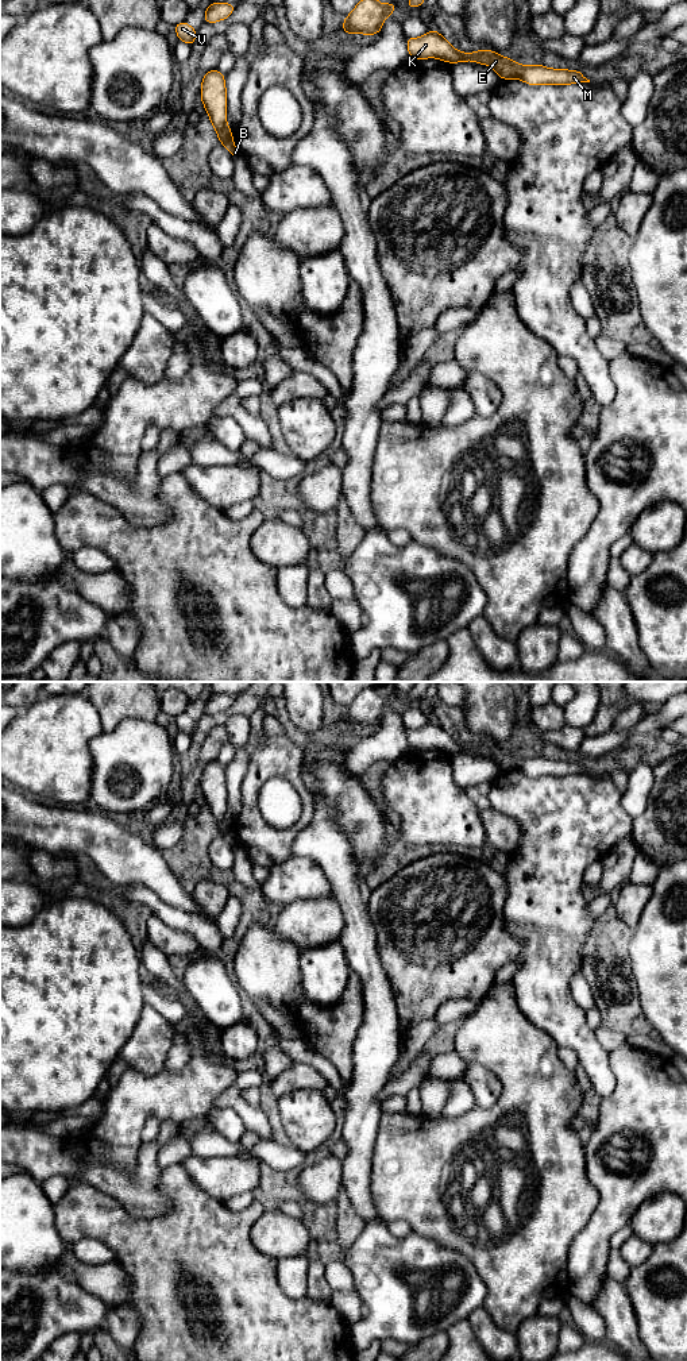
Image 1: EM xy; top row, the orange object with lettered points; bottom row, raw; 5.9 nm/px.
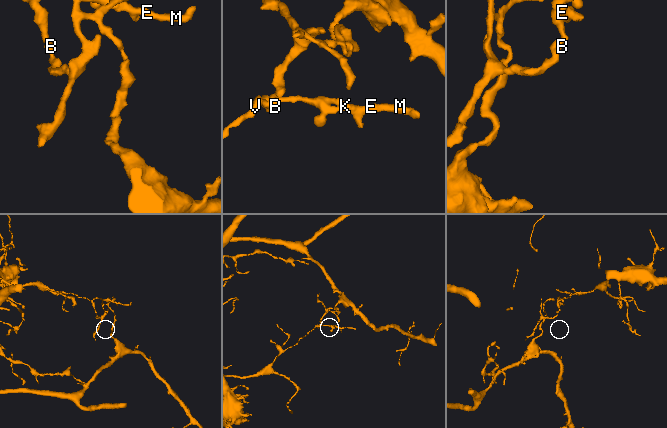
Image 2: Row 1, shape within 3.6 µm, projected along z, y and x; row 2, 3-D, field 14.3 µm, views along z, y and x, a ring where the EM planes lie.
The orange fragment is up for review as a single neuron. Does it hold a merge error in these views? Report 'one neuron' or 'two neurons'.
two neurons

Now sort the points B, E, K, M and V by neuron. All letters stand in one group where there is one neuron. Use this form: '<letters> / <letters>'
B / E K M V

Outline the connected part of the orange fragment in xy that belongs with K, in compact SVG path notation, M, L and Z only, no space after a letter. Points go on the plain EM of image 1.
M431 721L421 729L408 729L409 747L414 751L439 749L448 755L475 752L491 757L502 771L517 770L529 776L568 776L590 774L579 762L551 760L543 756L525 757L491 741L470 745L458 743L439 722Z

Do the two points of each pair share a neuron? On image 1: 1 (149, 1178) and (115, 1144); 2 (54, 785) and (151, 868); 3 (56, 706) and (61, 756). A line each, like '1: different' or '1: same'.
1: different
2: different
3: same

